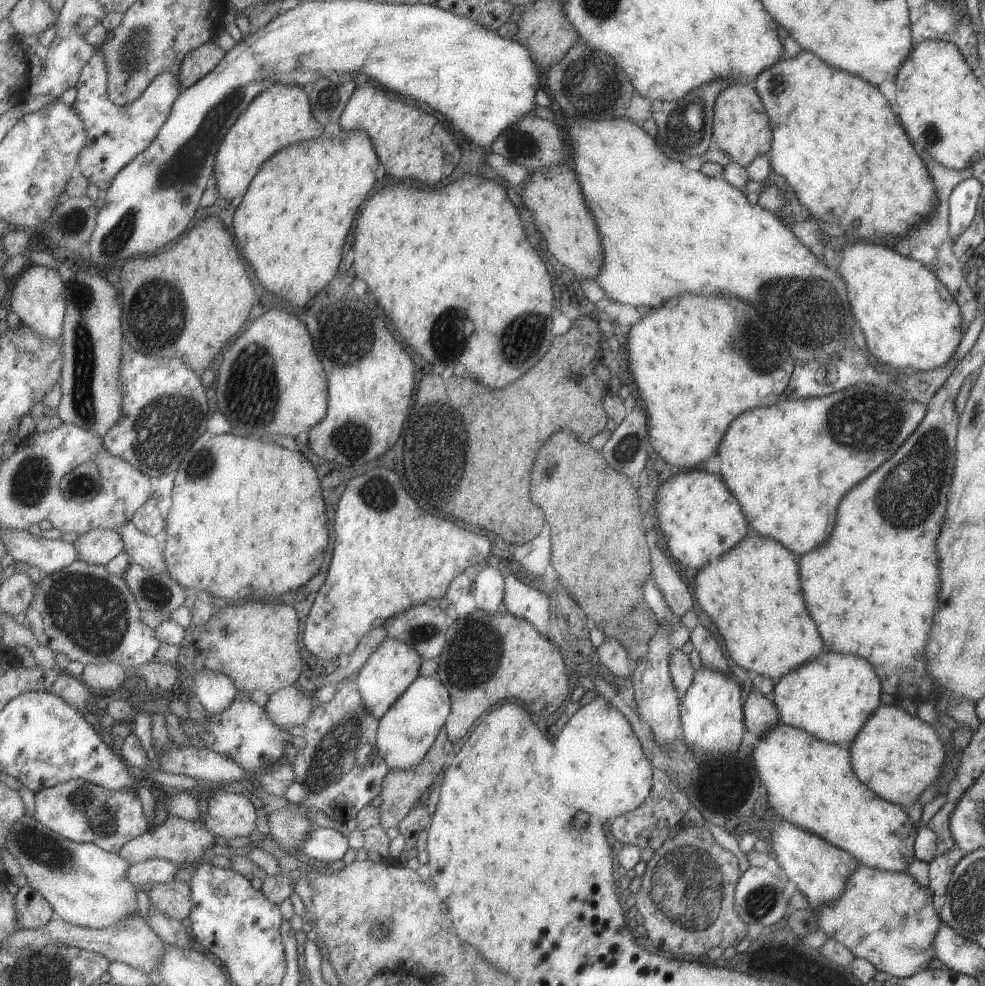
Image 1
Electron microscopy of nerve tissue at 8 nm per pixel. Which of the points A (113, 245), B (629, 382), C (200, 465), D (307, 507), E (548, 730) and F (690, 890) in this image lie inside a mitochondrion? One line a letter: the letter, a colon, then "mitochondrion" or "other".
A: mitochondrion
B: other
C: mitochondrion
D: other
E: other
F: mitochondrion

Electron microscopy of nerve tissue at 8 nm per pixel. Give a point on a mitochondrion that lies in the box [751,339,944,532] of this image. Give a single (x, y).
(856, 413)

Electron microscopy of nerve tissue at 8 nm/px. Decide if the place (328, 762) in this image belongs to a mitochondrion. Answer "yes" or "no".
yes

